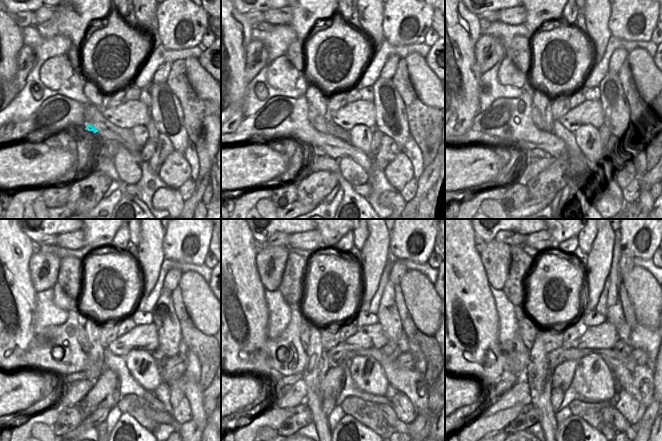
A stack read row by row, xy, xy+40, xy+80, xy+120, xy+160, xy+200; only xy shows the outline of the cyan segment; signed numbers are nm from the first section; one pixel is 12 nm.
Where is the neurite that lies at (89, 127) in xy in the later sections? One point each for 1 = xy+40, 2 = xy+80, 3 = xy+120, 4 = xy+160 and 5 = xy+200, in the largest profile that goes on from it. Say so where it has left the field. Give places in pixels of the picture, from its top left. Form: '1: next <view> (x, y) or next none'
1: next xy+40 (317, 121)
2: next xy+80 (559, 130)
3: next xy+120 (128, 385)
4: next xy+160 (350, 388)
5: next xy+200 (528, 329)

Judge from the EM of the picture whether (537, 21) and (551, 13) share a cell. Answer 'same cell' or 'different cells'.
same cell

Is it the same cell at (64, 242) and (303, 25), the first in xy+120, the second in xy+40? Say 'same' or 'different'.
different

